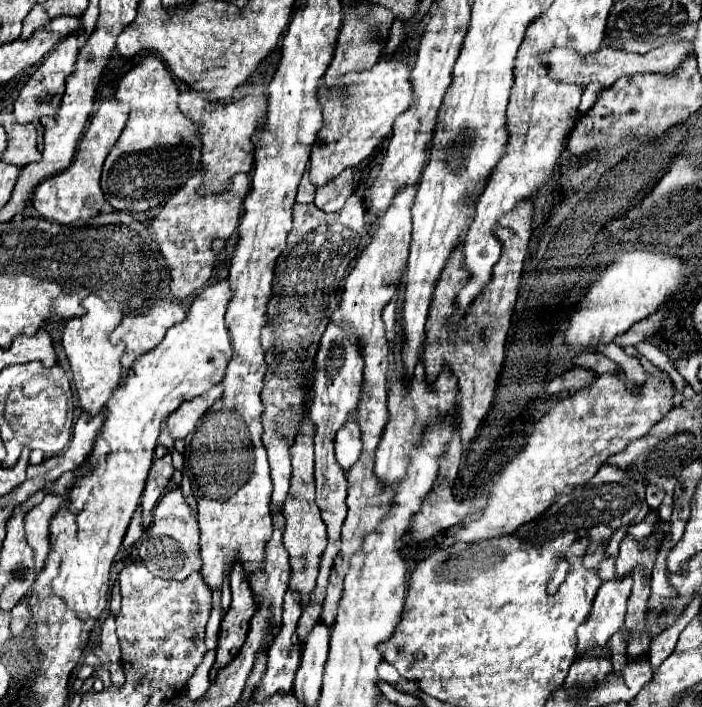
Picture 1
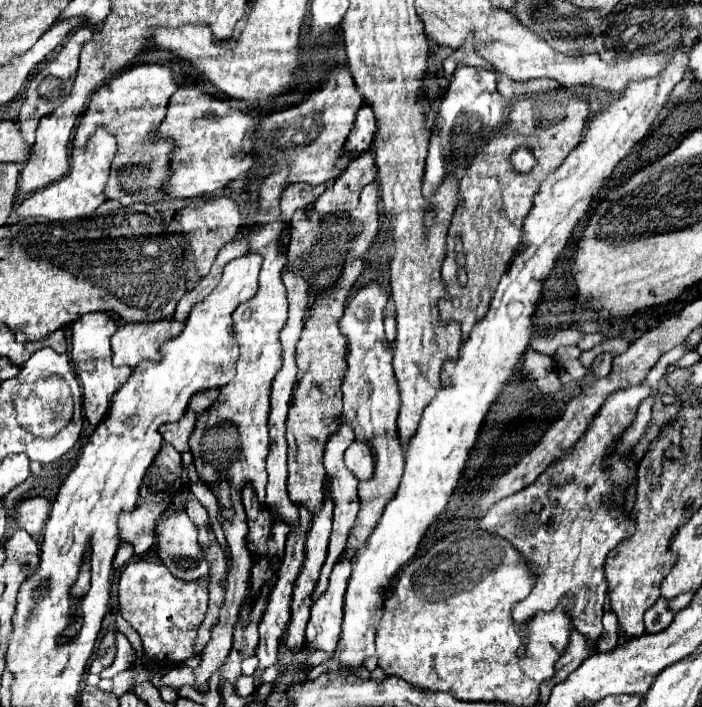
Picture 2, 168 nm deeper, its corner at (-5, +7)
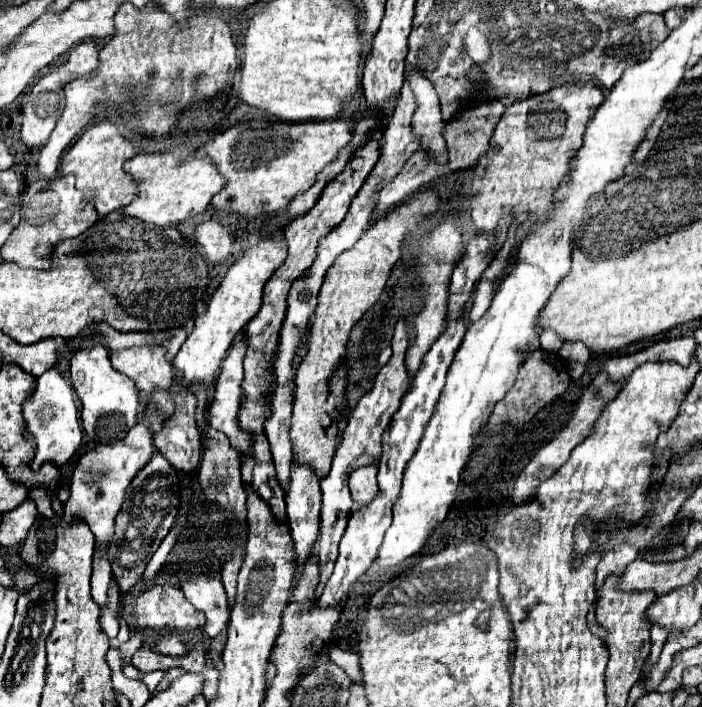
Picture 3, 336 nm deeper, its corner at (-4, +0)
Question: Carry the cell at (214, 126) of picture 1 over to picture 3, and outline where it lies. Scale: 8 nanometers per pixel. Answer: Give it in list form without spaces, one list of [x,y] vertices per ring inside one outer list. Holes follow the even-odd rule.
[[[197,129],[187,135],[185,145],[167,153],[157,155],[135,155],[123,167],[135,181],[139,181],[139,195],[135,195],[133,203],[123,207],[121,213],[127,217],[137,217],[147,223],[155,223],[159,227],[183,223],[199,213],[203,213],[211,201],[211,197],[223,187],[223,177],[211,163],[211,159],[195,159],[195,147],[211,139],[213,135],[205,129]],[[185,159],[183,165],[179,161]]]

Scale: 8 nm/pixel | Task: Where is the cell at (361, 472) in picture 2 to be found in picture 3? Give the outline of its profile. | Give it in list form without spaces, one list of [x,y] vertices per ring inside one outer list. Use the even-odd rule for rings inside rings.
[[[377,465],[359,467],[349,475],[349,489],[355,501],[355,507],[361,507],[363,503],[369,503],[377,495]]]

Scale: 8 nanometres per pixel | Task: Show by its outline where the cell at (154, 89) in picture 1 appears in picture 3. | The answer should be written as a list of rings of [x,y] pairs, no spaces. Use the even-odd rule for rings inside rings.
[[[105,117],[95,125],[87,127],[87,131],[77,139],[77,143],[63,155],[59,175],[75,175],[75,187],[83,193],[83,205],[93,201],[95,211],[105,217],[111,211],[119,211],[129,205],[137,193],[139,183],[133,181],[127,173],[123,173],[123,163],[133,157],[133,143],[121,137],[119,119]]]

